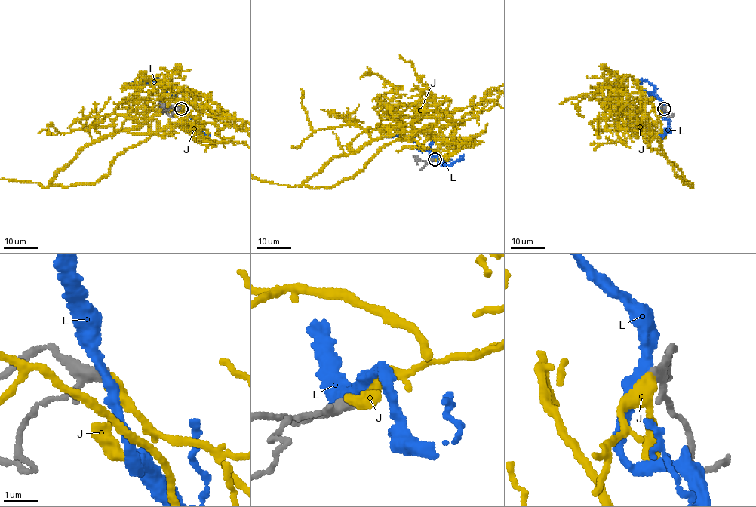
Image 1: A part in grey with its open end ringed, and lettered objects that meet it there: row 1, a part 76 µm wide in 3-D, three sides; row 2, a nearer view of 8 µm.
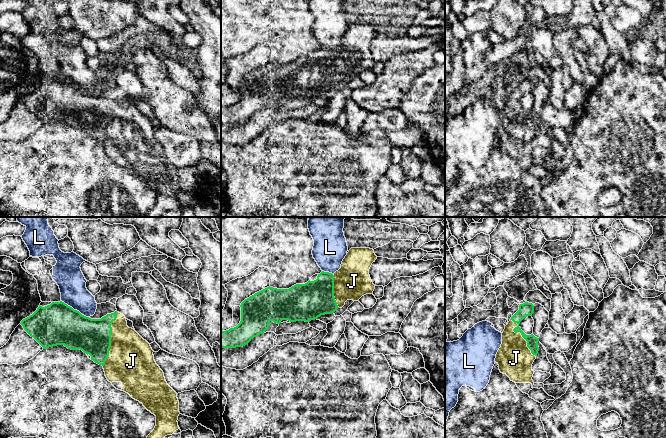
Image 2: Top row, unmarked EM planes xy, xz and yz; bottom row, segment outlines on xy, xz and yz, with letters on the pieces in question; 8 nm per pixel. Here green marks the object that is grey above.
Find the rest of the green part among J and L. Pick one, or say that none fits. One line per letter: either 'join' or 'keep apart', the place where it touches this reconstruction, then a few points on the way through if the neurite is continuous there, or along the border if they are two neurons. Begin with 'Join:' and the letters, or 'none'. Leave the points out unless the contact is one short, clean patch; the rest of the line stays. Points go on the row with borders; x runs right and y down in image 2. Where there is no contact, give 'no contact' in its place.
Join: J
J: join; contact xy (110, 339)
L: keep apart; contact xy (75, 310)

